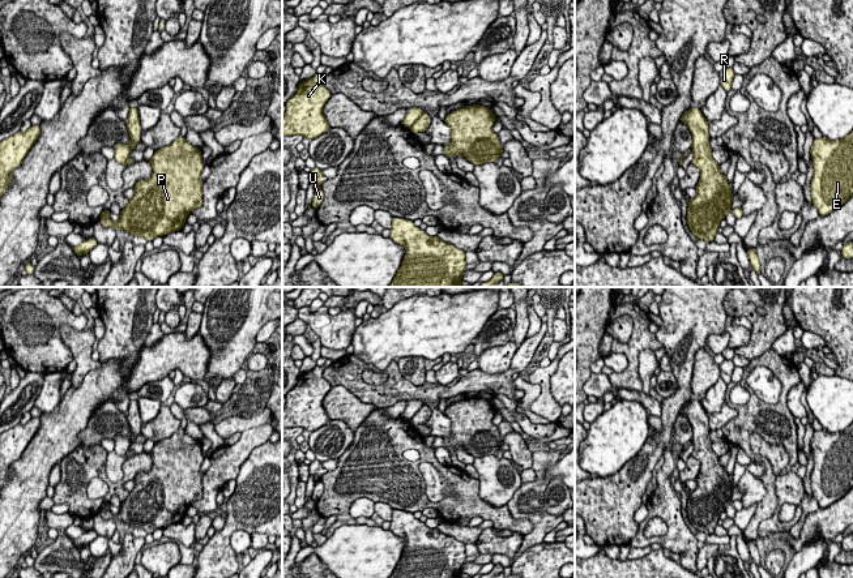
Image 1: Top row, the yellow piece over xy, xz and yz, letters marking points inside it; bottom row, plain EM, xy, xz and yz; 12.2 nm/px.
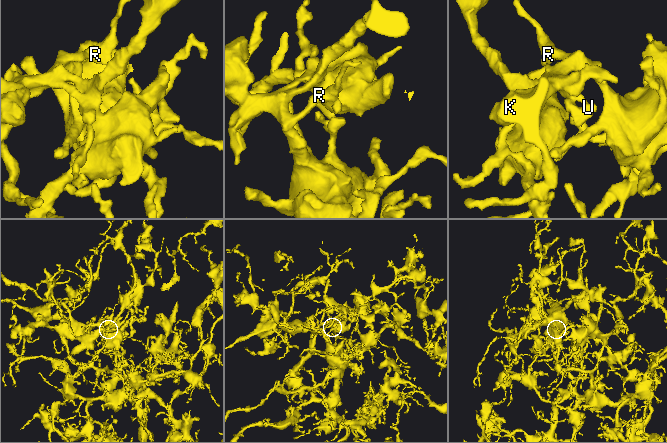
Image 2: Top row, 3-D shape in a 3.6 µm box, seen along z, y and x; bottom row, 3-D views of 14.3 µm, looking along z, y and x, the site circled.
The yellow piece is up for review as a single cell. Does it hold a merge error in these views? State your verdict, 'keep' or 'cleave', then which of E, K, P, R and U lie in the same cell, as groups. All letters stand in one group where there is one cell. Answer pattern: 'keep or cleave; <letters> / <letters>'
cleave; E K R U / P

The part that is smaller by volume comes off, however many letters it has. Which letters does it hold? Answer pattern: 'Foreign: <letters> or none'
Foreign: E, K, R, U

